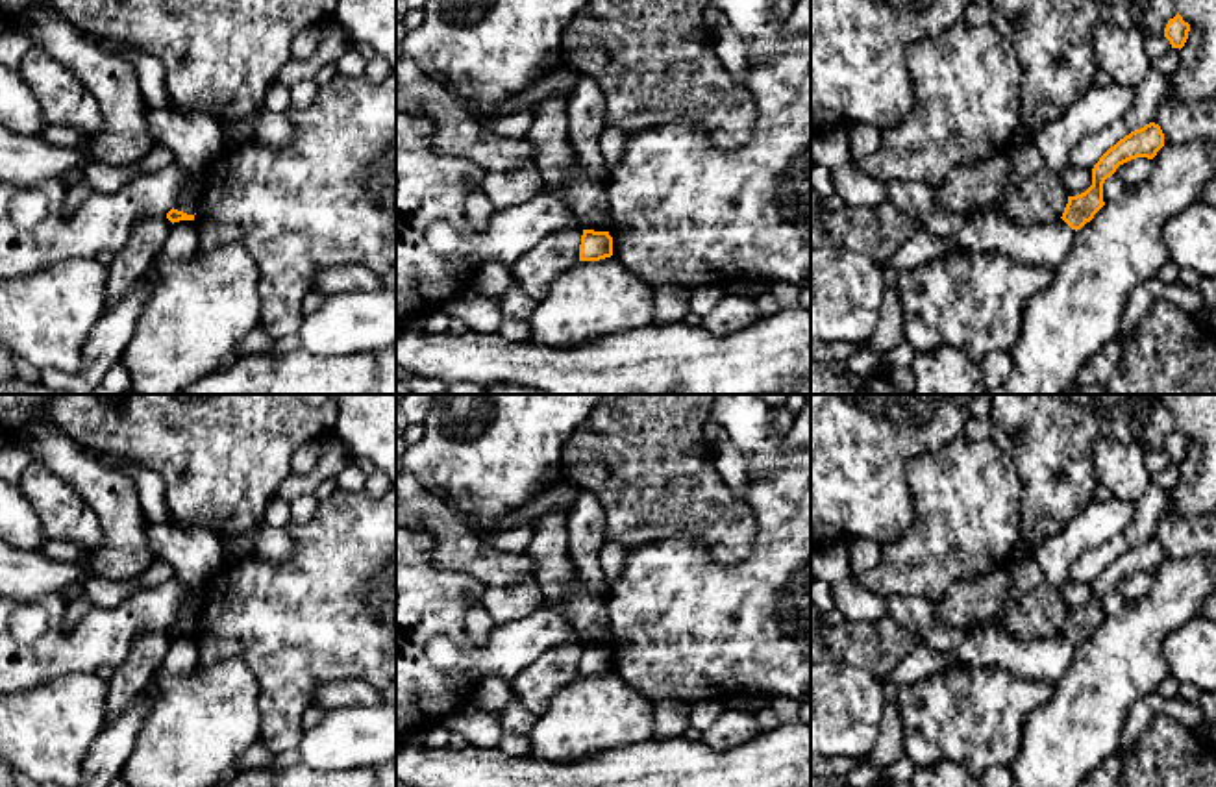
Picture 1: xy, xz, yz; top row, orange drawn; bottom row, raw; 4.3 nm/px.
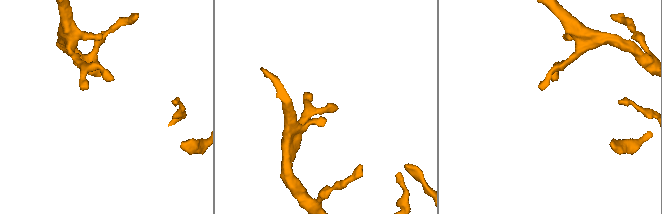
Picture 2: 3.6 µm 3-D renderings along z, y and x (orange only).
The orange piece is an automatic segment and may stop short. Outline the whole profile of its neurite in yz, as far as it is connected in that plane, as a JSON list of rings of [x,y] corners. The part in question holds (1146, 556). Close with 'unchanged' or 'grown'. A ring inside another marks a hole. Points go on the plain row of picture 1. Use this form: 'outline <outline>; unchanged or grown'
outline [[[1149,537],[1140,544],[1131,546],[1111,561],[1092,583],[1092,600],[1075,611],[1068,611],[1068,618],[1062,628],[1062,635],[1072,644],[1081,644],[1094,630],[1105,620],[1103,598],[1116,583],[1131,574],[1148,572],[1153,574],[1164,561],[1164,548],[1159,539]]]; unchanged

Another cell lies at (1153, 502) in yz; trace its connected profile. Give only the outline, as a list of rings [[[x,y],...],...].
[[[1149,485],[1131,524],[1112,541],[1083,554],[1070,568],[1070,580],[1092,585],[1099,572],[1120,554],[1153,537],[1157,518],[1172,500],[1172,491]]]

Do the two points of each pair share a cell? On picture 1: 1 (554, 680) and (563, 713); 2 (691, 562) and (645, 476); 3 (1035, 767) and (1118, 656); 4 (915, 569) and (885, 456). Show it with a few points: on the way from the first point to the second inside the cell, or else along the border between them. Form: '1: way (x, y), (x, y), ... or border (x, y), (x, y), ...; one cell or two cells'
1: border (578, 674), (537, 717); two cells
2: border (635, 549), (665, 539), (700, 537), (715, 560); two cells
3: way (1063, 739), (1085, 717), (1102, 684); one cell
4: border (911, 489), (915, 504), (913, 524), (881, 547); two cells

